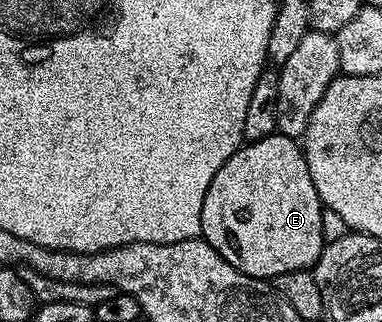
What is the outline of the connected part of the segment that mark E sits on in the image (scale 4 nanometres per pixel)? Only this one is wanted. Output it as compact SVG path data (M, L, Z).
M275 134L268 138L243 143L212 178L208 194L204 194L201 239L207 240L236 270L269 281L285 272L301 268L313 269L324 247L322 213L324 205L316 194L312 174L308 170L305 151L293 136Z

